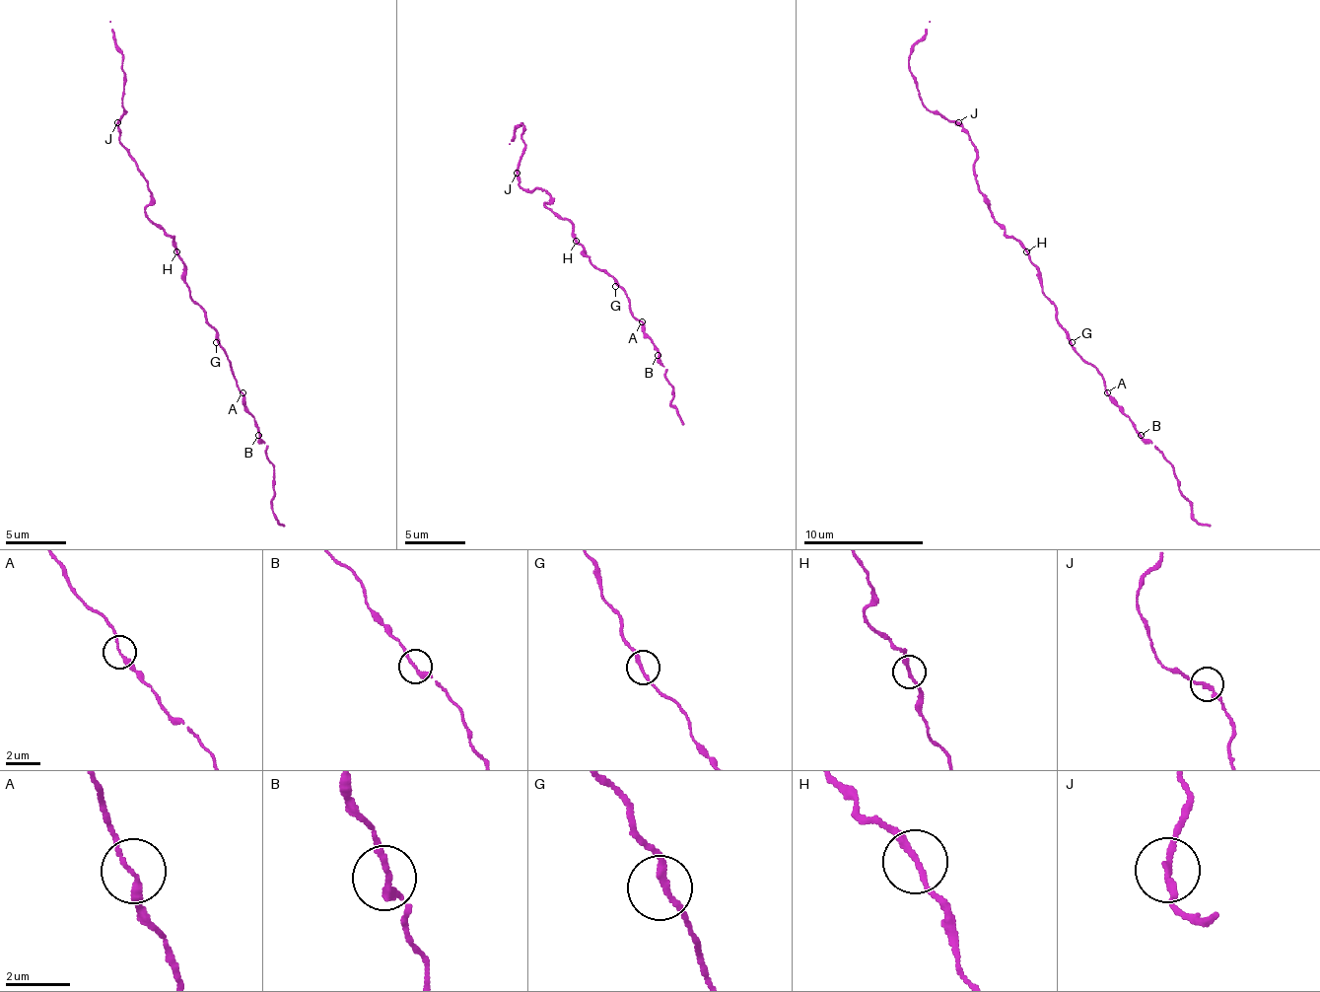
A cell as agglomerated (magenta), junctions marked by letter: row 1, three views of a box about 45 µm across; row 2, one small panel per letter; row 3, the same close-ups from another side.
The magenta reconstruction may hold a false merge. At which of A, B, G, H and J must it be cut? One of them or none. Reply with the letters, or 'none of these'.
none of these

